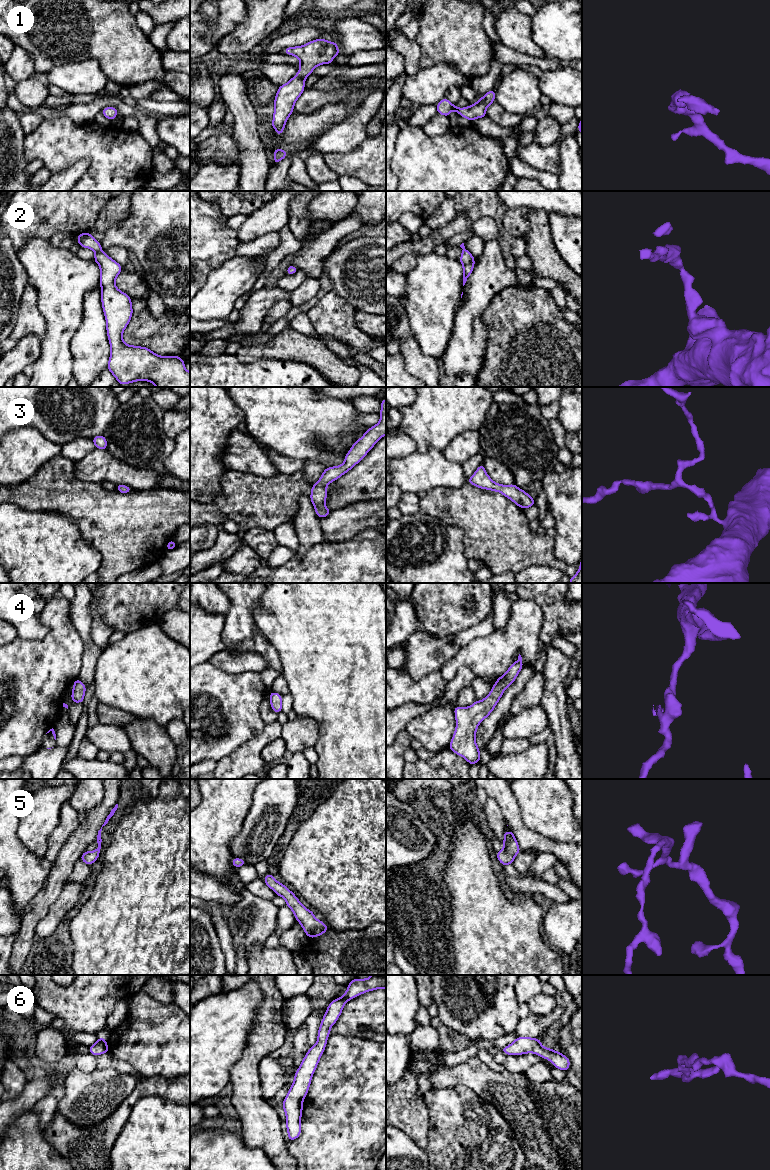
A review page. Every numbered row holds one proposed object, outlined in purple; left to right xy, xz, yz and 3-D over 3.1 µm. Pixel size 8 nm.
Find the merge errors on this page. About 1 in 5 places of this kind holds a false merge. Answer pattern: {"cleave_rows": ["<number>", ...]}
{"cleave_rows": []}

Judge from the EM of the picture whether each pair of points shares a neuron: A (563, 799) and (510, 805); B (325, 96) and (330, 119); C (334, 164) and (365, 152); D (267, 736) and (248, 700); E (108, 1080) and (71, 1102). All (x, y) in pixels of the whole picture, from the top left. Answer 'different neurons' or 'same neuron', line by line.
A: different neurons
B: different neurons
C: same neuron
D: different neurons
E: same neuron

